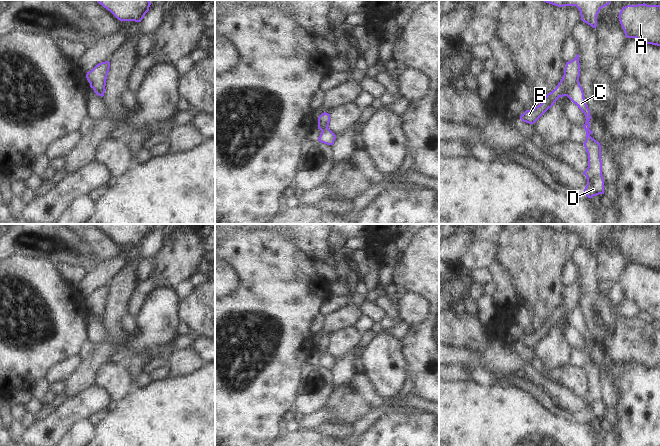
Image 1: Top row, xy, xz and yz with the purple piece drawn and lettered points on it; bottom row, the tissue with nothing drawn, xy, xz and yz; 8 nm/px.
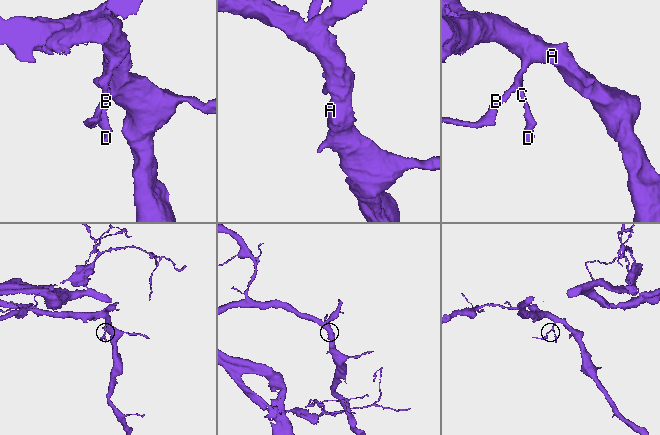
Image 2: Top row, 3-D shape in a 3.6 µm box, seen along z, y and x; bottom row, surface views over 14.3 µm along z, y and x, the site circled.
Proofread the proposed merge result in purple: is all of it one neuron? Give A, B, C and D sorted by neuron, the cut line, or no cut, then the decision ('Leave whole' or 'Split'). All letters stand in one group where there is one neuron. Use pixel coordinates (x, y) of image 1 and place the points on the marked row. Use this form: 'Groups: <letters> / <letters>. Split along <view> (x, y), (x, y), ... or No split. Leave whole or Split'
Groups: A B / C D. Split along yz (578, 78), (566, 95). Split.

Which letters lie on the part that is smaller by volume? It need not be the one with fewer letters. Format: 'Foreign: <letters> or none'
Foreign: C, D

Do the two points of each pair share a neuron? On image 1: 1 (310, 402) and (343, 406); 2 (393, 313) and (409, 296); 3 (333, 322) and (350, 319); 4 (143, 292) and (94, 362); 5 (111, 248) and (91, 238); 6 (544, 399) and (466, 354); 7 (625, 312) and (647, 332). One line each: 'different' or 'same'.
1: different
2: different
3: same
4: different
5: same
6: different
7: different

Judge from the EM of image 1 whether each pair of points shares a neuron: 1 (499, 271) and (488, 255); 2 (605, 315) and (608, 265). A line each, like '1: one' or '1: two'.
1: two
2: two

